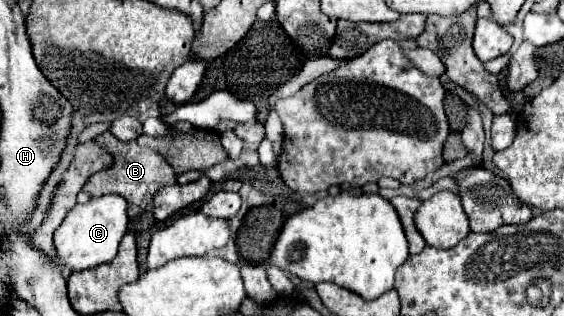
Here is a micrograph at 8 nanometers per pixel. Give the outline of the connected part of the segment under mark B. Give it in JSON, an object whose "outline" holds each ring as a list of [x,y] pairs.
{"outline":[[[105,131],[105,133],[97,135],[93,141],[113,155],[112,166],[92,175],[83,188],[85,191],[89,191],[93,197],[107,195],[107,193],[123,195],[127,199],[127,203],[129,203],[129,213],[139,215],[149,207],[149,203],[153,201],[153,195],[161,187],[177,183],[177,175],[171,169],[171,165],[165,161],[165,157],[161,157],[157,151],[153,151],[149,147],[137,145],[135,139],[123,143],[123,141],[115,139],[109,131]]]}

